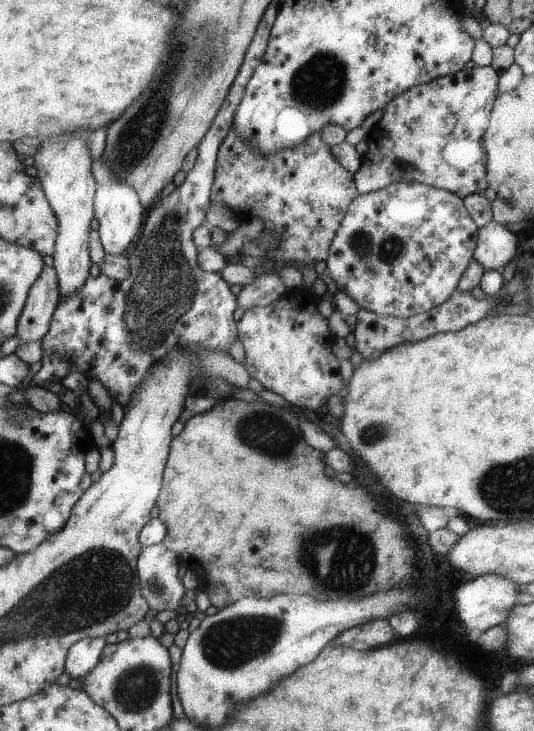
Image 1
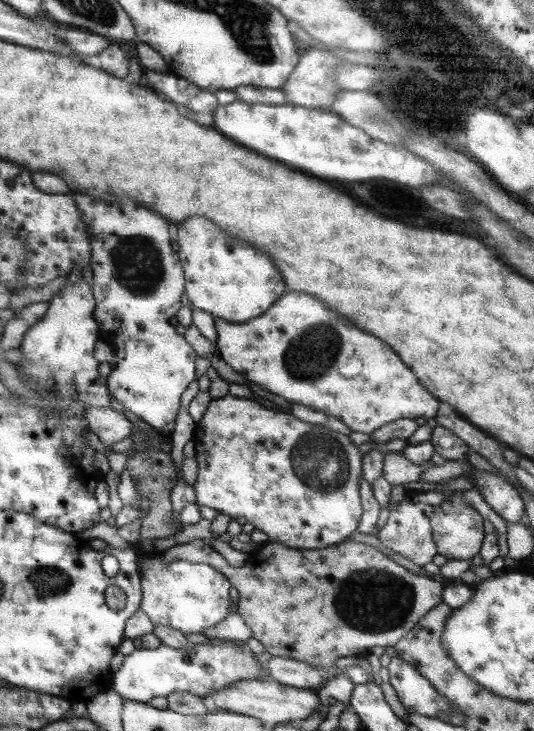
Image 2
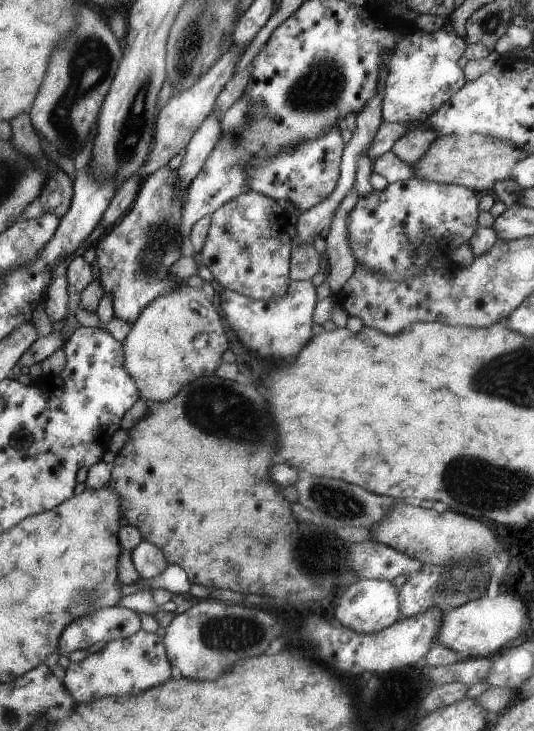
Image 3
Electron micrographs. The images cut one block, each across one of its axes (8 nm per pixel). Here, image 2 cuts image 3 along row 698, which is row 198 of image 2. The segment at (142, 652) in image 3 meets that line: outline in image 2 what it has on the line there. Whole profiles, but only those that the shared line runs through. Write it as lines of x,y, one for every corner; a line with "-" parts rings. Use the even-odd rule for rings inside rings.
73,194
75,202
79,202
79,212
89,230
91,250
90,268
92,270
92,297
94,298
93,316
98,324
99,339
106,342
114,350
115,367
106,378
106,386
110,396
125,410
135,414
149,424
151,428
172,434
175,424
181,392
195,378
195,356
193,348
179,336
173,326
167,322
176,316
179,310
179,298
183,294
183,275
181,260
171,250
171,240
167,234
169,224
159,216
151,214
145,208
135,206
131,200
115,202
113,206
103,204
97,198

